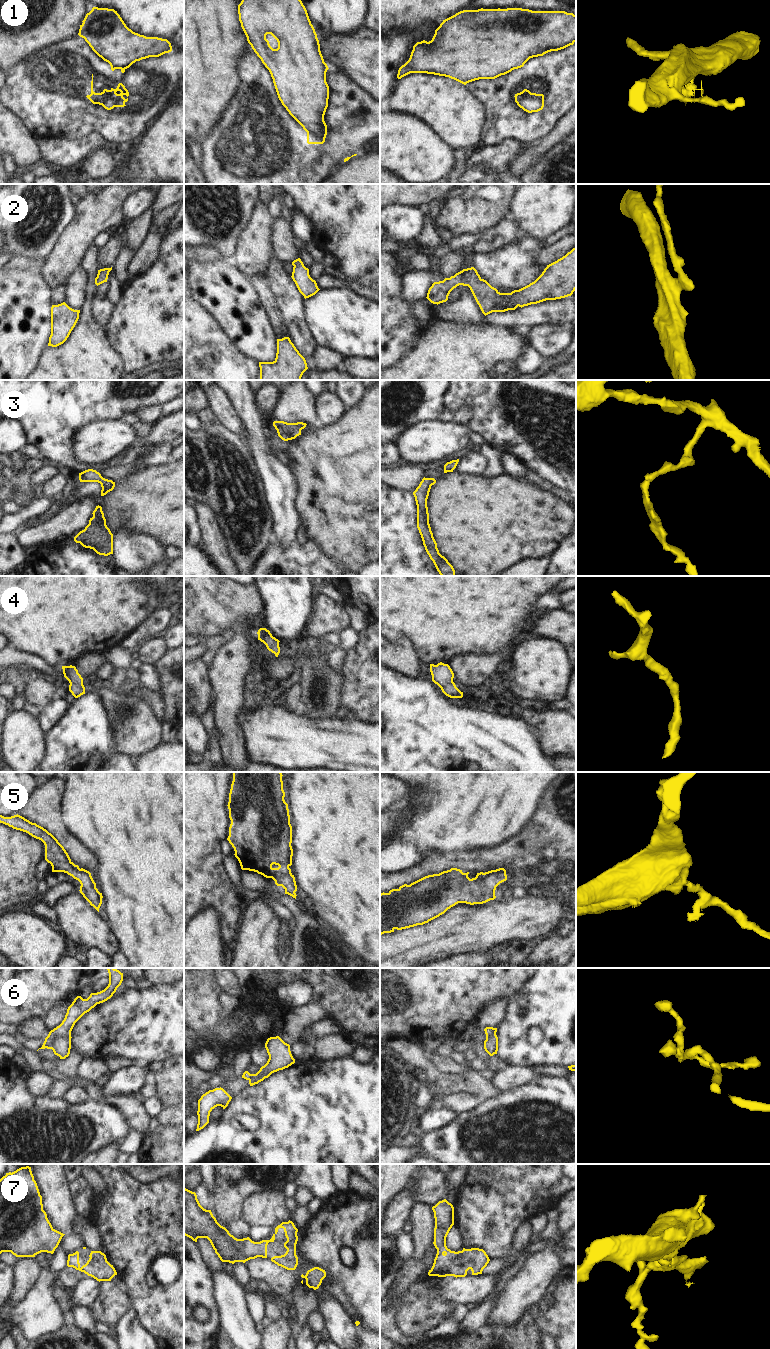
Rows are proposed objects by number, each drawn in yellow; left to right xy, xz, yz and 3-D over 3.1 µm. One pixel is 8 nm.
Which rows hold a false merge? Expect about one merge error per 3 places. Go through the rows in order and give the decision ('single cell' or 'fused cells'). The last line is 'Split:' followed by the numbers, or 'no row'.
1: fused cells
2: single cell
3: single cell
4: single cell
5: single cell
6: fused cells
7: single cell
Split: 1, 6

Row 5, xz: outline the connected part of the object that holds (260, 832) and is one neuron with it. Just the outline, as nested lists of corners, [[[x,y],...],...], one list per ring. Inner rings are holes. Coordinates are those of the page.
[[[233,772],[233,781],[229,793],[229,836],[227,840],[235,851],[242,870],[257,872],[266,878],[272,878],[277,886],[285,889],[288,894],[296,899],[297,885],[294,875],[289,868],[292,865],[293,849],[292,826],[288,804],[285,802],[281,772]]]

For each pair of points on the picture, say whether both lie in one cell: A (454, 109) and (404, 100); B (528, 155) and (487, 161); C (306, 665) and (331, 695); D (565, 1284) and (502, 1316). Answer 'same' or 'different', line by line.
A: same
B: different
C: same
D: different

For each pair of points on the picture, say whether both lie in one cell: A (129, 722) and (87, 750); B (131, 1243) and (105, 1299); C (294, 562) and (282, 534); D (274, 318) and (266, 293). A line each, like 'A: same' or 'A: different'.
A: different
B: different
C: different
D: same

